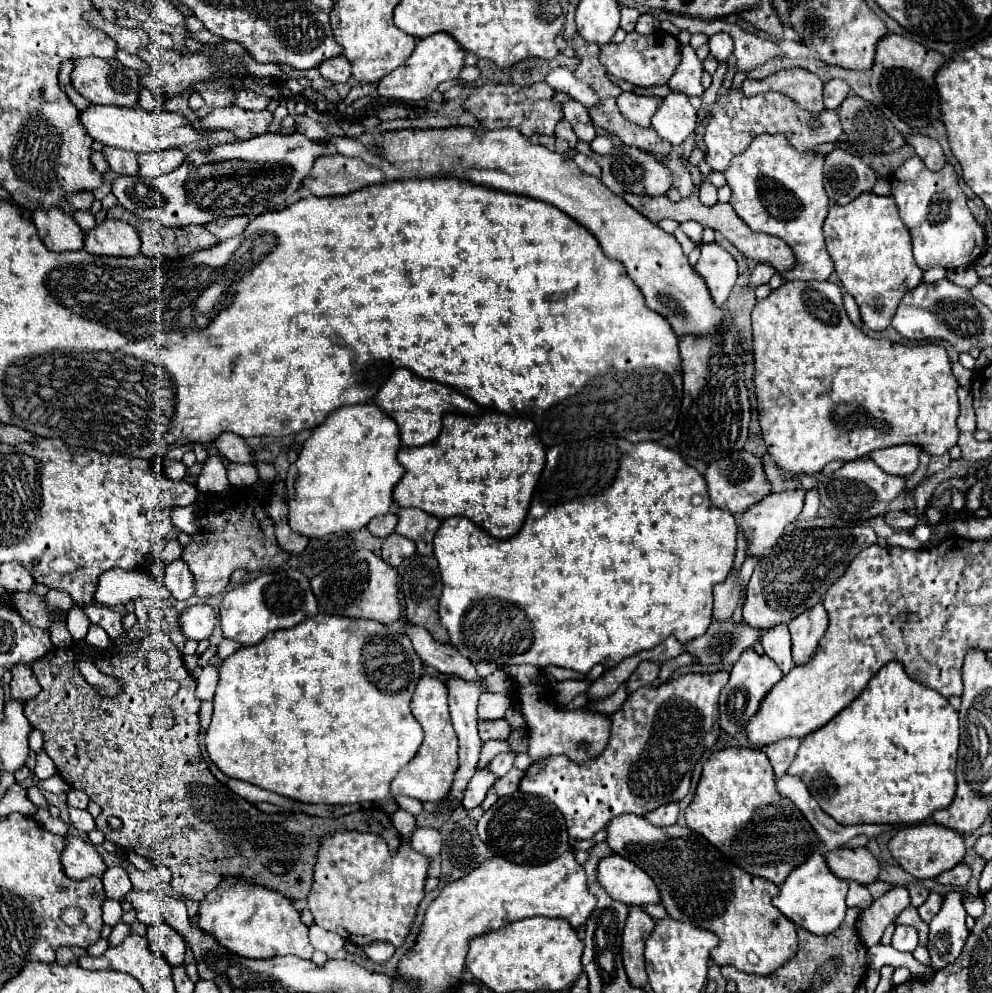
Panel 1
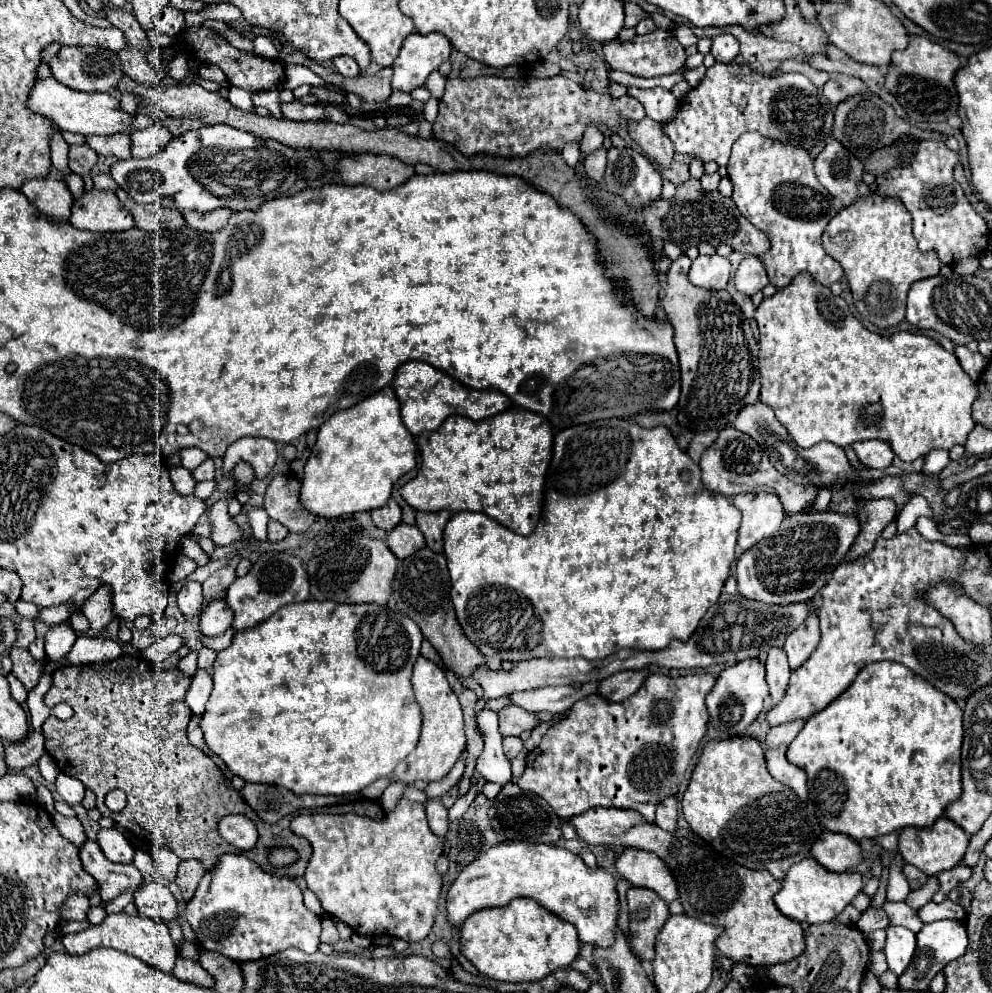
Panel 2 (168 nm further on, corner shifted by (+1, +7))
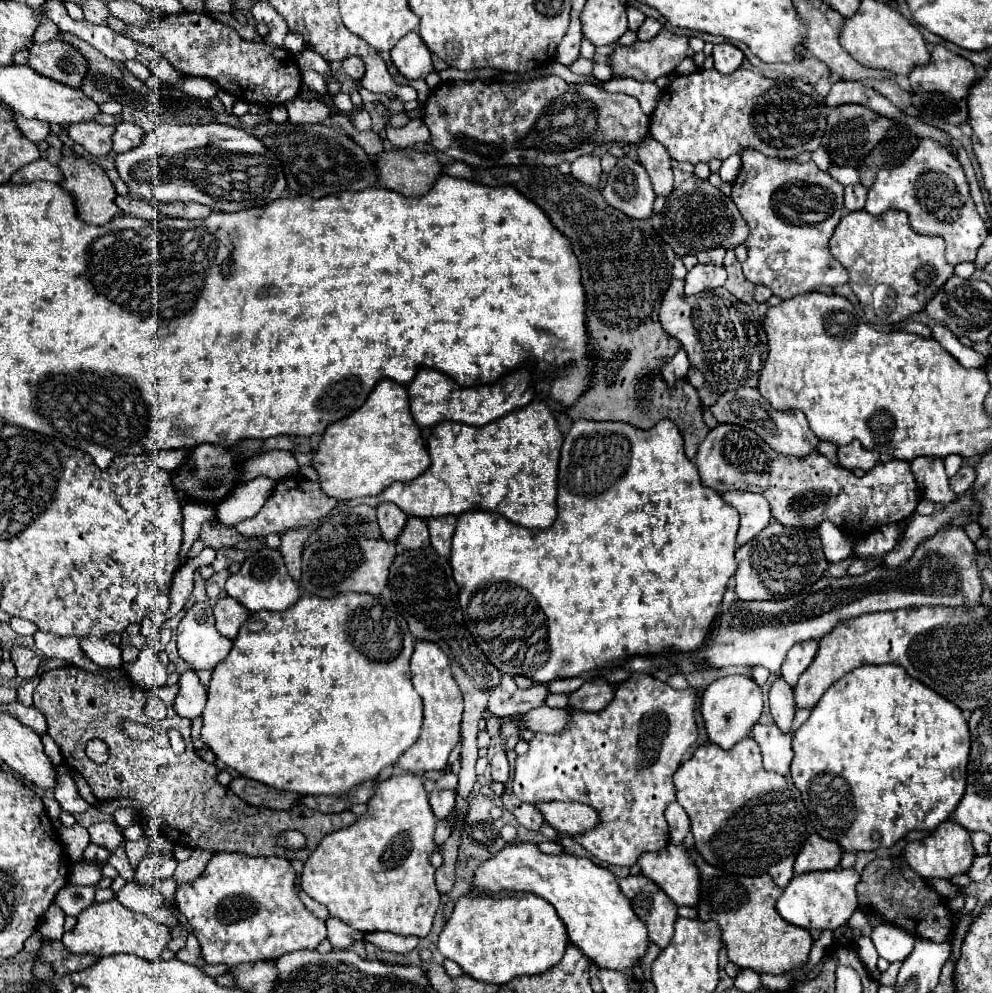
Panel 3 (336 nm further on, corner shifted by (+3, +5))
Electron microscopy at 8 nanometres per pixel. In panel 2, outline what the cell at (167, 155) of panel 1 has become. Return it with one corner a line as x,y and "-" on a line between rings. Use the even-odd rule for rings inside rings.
153,125
143,131
133,131
131,133
131,153
135,159
153,157
163,145
169,143
169,139
173,139
171,131
159,125

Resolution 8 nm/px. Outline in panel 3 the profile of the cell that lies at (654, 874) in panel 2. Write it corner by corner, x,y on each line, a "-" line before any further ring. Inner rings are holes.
669,843
663,851
639,857
641,873
653,879
677,905
699,903
699,869
683,845

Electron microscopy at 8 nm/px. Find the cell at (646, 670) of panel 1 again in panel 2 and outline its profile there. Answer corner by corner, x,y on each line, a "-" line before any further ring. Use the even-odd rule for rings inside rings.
639,669
639,671
621,671
613,677
607,677
601,681
599,695
609,699
609,701
625,701
637,689
645,683
645,677
649,675
649,669

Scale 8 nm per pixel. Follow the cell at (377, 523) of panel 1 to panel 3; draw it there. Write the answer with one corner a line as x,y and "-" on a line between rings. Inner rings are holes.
381,503
377,507
377,519
383,539
387,541
395,541
407,523
407,515
395,503

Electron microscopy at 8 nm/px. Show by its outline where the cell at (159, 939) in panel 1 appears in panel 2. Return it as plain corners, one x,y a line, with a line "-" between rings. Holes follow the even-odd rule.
147,881
133,893
133,897
139,915
147,915
163,923
179,919
177,901
161,881

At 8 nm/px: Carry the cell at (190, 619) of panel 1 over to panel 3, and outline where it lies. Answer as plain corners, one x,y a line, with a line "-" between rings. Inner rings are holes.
231,597
219,599
217,605
213,607
213,613
215,613
217,631
221,635
225,635
227,639
235,639
235,635
239,633
239,627
249,617
249,611
241,603
231,599

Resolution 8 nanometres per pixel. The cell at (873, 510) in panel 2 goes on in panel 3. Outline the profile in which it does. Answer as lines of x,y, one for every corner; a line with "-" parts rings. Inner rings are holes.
849,557
849,559
845,559
845,561
839,561
837,565
829,565
827,571
825,571
825,575
827,575
827,577
843,577
843,575
847,573
847,567
849,567
851,561
853,561
853,557

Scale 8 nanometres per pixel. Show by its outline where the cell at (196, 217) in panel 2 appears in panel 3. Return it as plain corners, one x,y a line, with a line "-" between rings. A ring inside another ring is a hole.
155,203
155,207
163,215
177,219
203,219
211,213
209,207
203,207
199,203

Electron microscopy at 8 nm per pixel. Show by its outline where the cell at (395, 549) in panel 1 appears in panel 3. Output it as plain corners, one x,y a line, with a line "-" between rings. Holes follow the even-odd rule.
409,517
407,525
403,527
397,543
403,549
421,549
429,545
429,531
427,531
427,521
419,517

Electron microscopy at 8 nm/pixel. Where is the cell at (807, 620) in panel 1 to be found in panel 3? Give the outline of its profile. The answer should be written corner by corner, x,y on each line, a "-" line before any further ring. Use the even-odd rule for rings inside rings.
805,641
805,643
797,643
789,649
787,653
787,659
783,661
783,667
781,667
781,673
783,673
783,679
795,687
801,673
811,665
811,661
815,659
817,655
817,641

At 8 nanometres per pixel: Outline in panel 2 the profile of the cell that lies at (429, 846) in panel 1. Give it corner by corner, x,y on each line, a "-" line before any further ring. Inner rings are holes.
429,801
429,803
425,805
425,811
427,811
429,829
431,829
437,837
445,839
445,835
447,835
447,823
449,823
449,819
447,819
447,809
445,809
441,803
437,803
437,801

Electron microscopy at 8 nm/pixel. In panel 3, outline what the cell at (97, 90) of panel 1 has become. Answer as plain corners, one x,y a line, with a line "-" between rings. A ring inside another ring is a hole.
65,41
33,43
29,47
27,65
31,65
37,73
69,87
79,87
87,73
85,57

